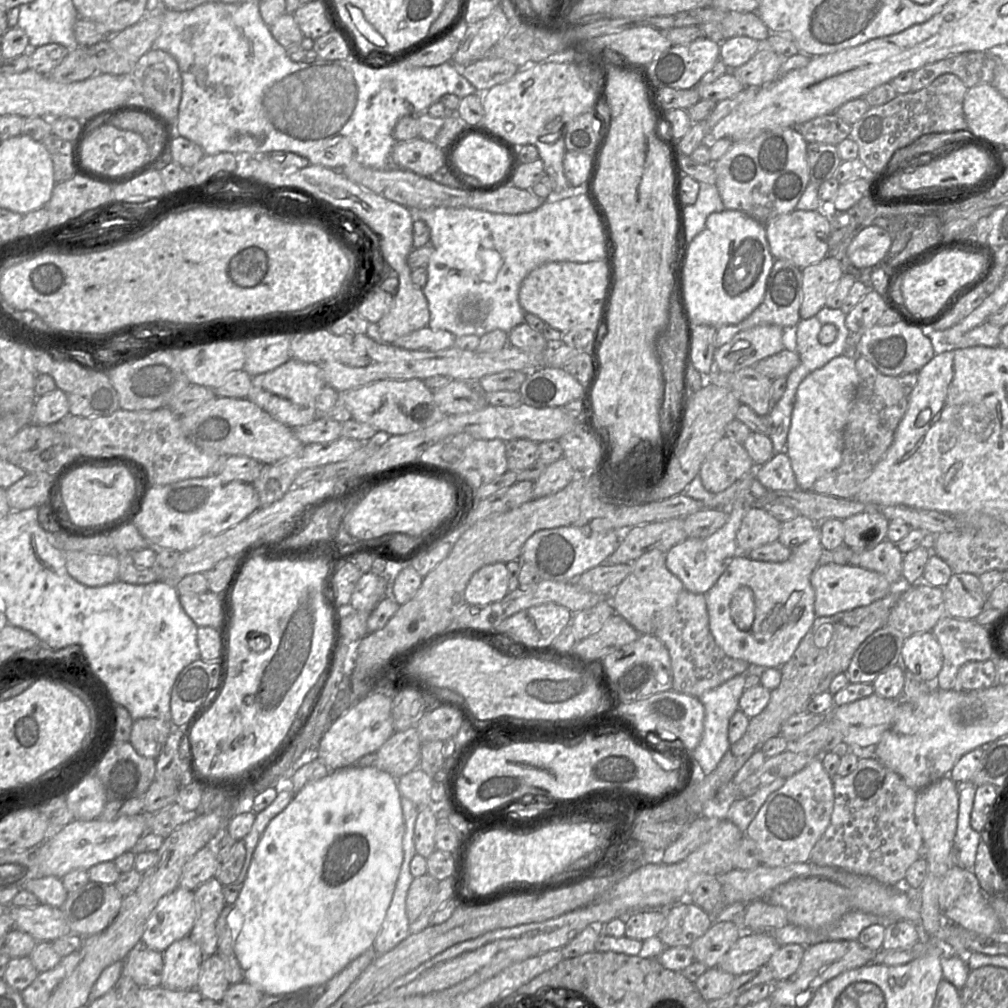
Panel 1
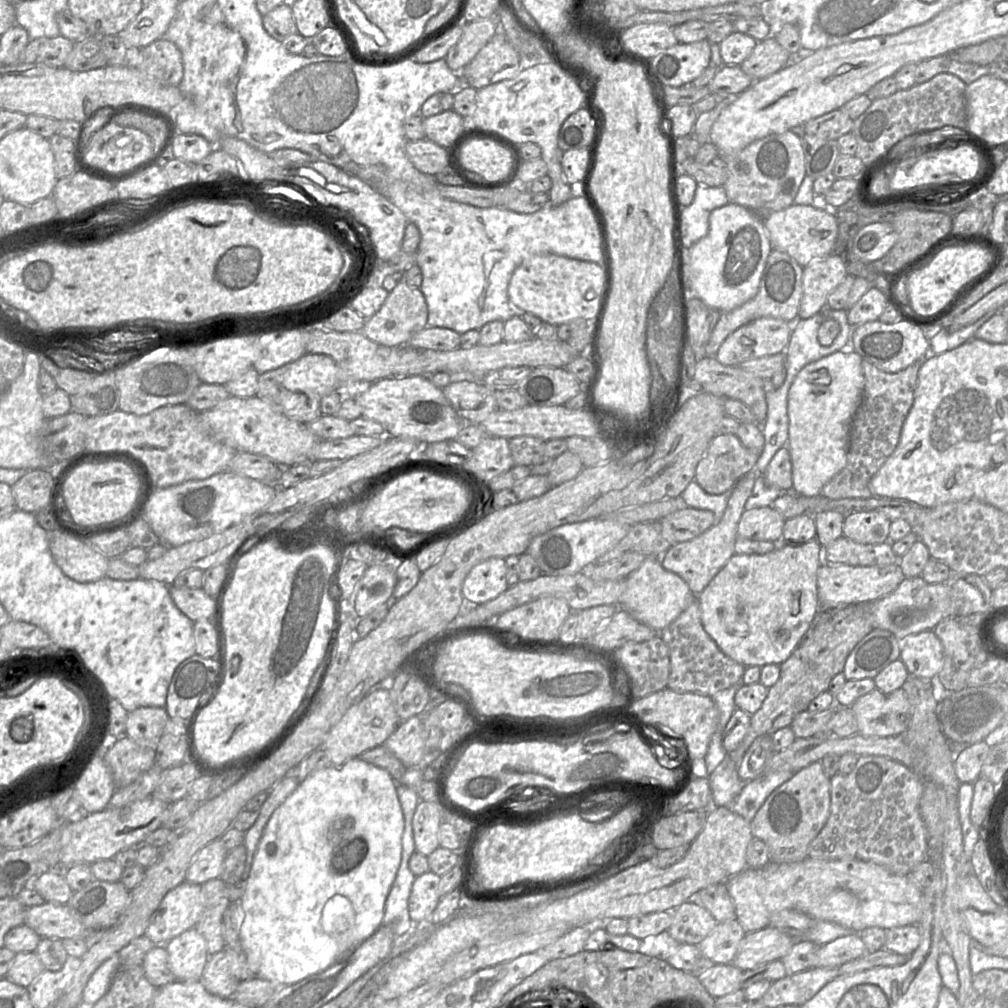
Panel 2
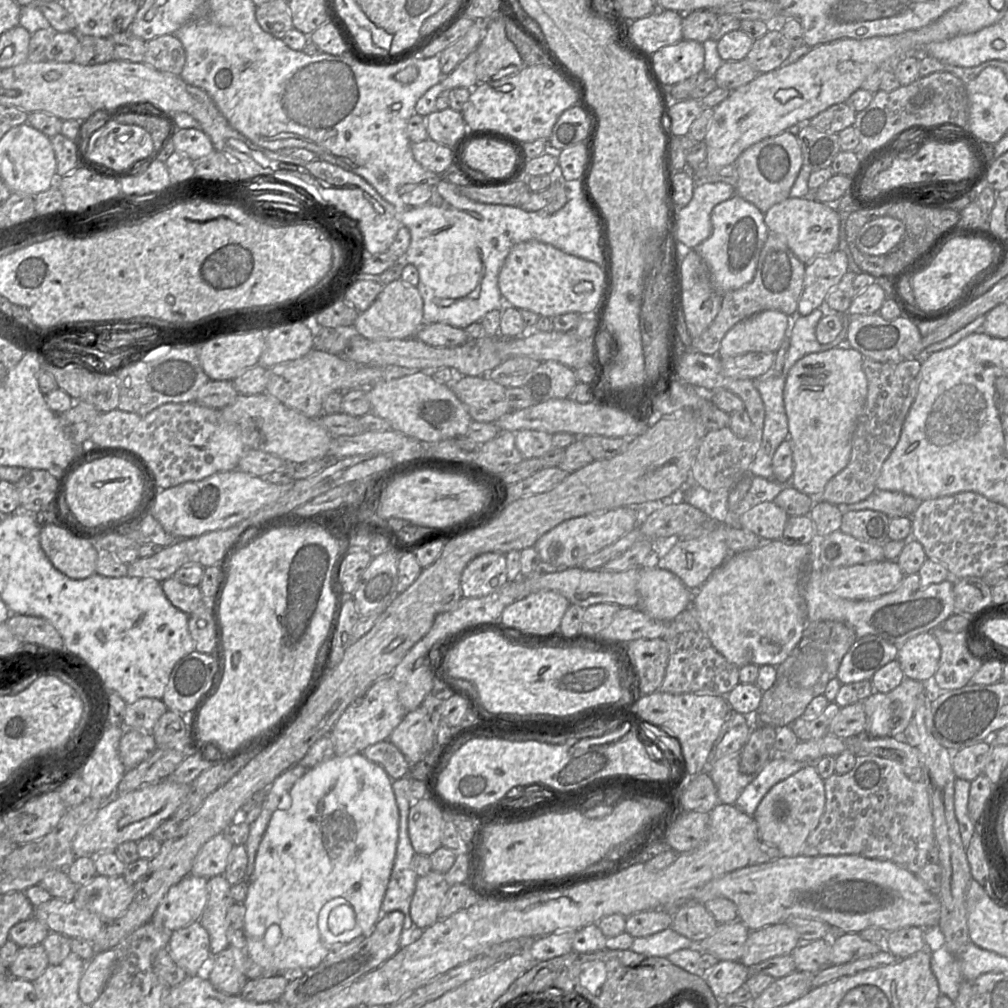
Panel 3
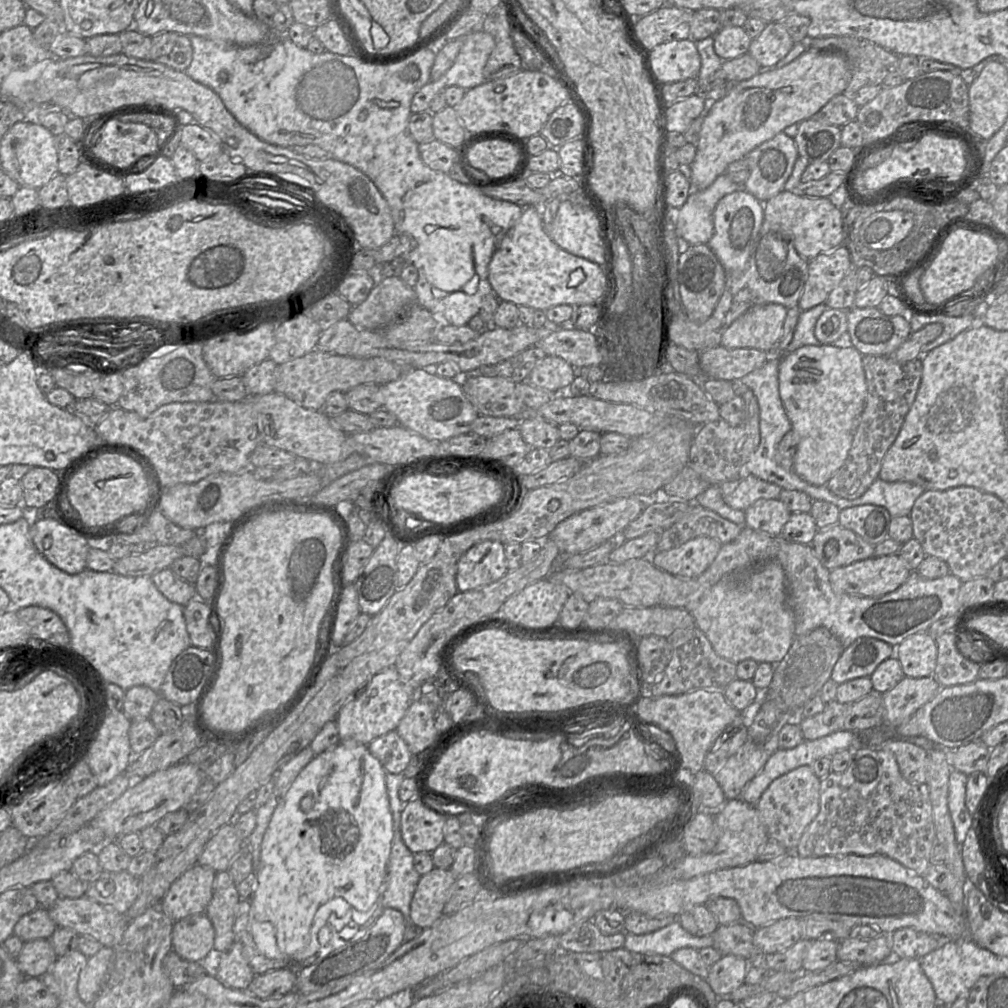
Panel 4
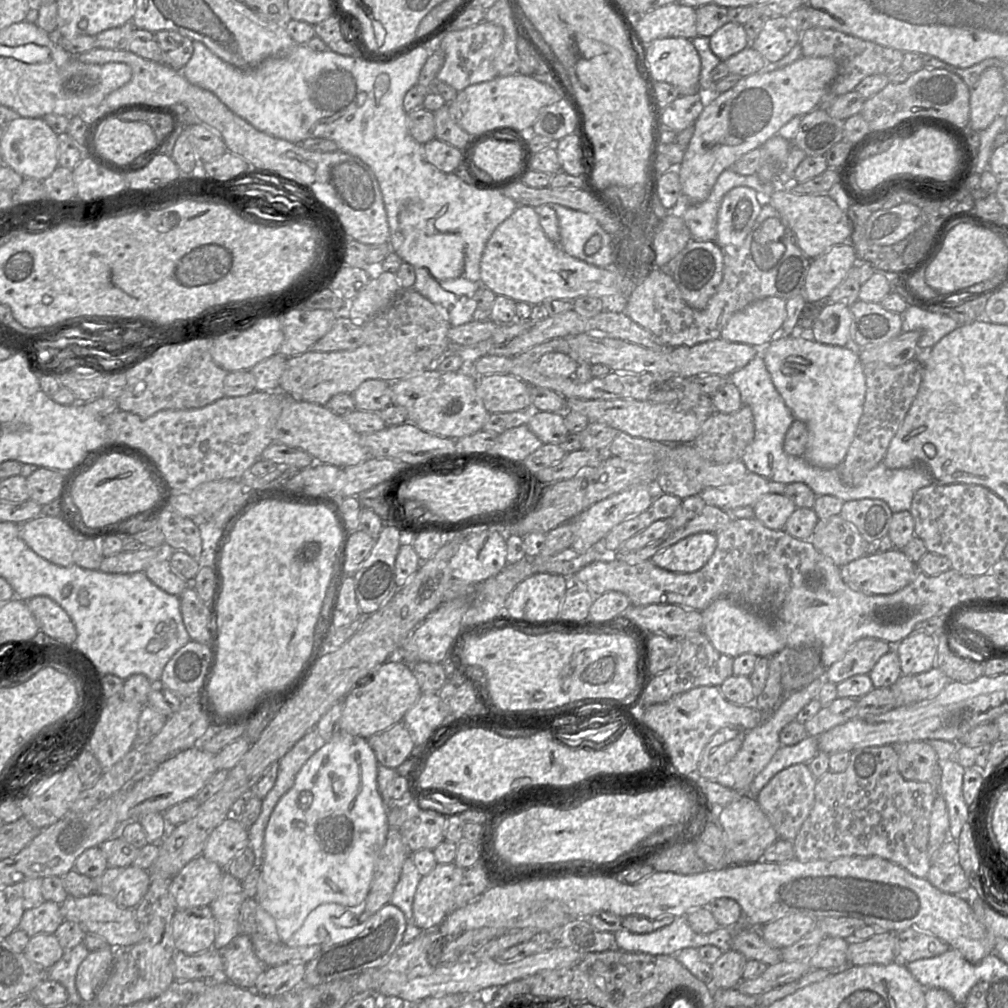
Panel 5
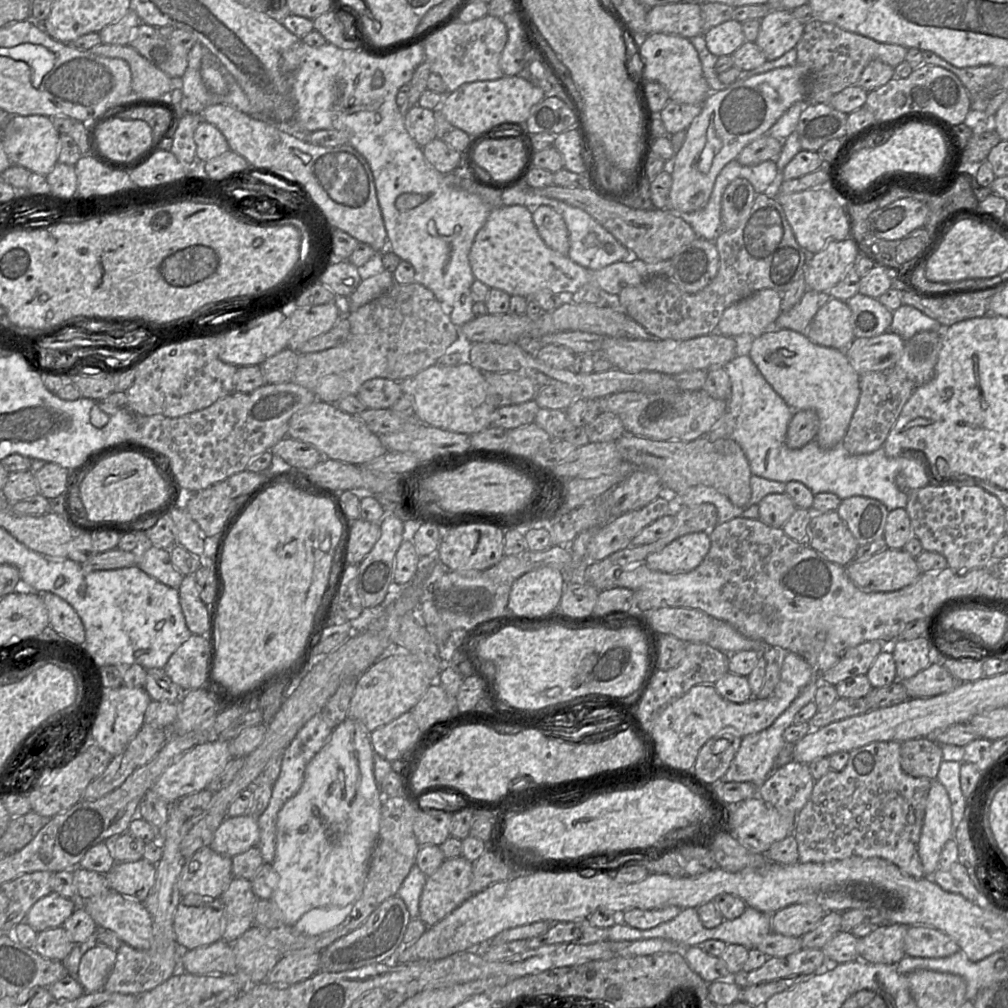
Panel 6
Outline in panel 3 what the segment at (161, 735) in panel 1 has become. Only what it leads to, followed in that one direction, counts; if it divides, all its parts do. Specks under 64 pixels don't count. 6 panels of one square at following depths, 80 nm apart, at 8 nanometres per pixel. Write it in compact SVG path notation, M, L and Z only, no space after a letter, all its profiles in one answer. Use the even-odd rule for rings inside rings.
M140 698L126 705L124 728L153 733L157 721L167 710L162 699Z

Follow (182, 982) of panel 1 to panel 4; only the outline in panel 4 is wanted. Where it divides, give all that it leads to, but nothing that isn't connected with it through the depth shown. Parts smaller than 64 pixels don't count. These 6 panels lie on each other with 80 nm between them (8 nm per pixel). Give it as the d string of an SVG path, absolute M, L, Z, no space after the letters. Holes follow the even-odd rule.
M206 913L174 921L172 950L188 961L212 961L215 930Z

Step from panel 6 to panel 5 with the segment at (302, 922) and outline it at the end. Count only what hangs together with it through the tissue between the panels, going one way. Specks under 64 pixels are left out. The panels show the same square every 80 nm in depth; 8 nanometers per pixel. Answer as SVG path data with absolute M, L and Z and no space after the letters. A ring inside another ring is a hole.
M337 903L319 905L285 944L290 947L315 944L329 947L355 937L364 928L364 923L354 927L345 925L353 917L350 909Z

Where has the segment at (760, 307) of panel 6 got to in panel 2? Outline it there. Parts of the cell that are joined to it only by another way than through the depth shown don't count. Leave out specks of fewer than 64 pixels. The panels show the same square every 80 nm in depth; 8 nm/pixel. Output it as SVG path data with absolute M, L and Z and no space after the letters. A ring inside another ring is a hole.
M772 317L755 319L730 334L715 354L726 366L785 352L790 339L787 321Z

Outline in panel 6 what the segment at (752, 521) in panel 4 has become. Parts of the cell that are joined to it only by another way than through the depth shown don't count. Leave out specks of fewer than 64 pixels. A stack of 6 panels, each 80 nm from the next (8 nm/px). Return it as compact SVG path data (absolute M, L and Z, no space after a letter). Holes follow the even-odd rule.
M773 493L765 496L759 503L759 520L768 526L782 527L797 509L787 493Z

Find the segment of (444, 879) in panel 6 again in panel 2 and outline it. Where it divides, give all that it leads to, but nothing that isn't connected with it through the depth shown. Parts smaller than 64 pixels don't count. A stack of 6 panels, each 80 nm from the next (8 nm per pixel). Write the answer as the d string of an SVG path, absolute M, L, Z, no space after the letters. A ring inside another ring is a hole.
M430 870L415 877L408 900L408 913L414 925L429 921L440 900L439 883L440 876Z

